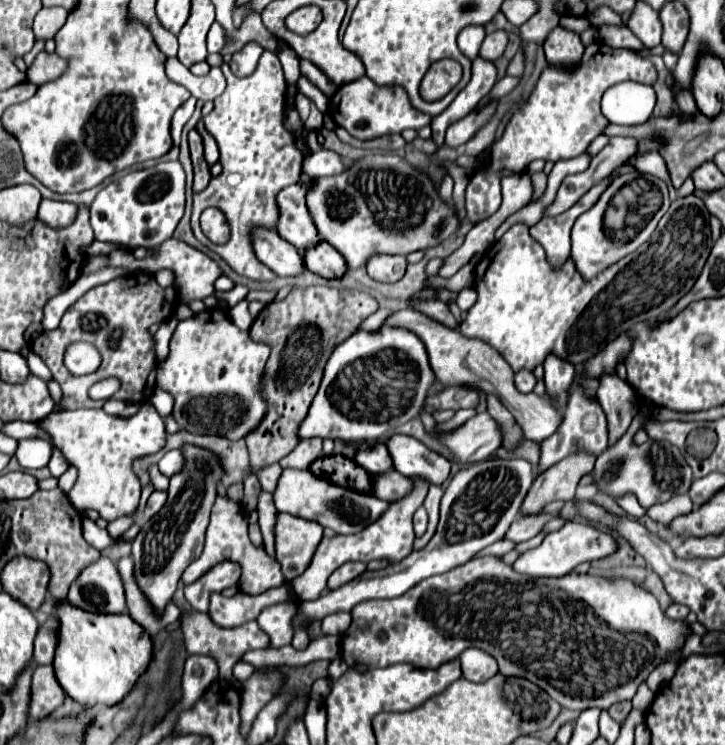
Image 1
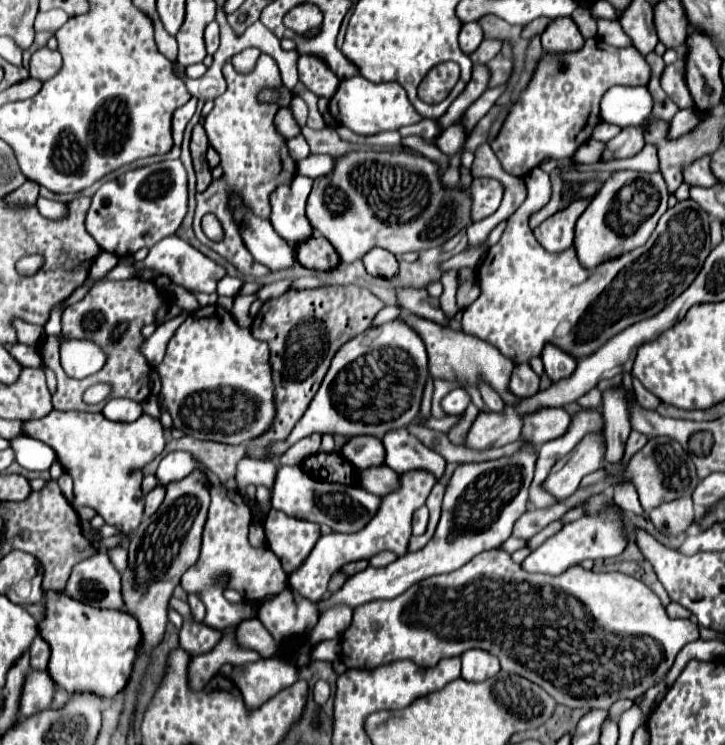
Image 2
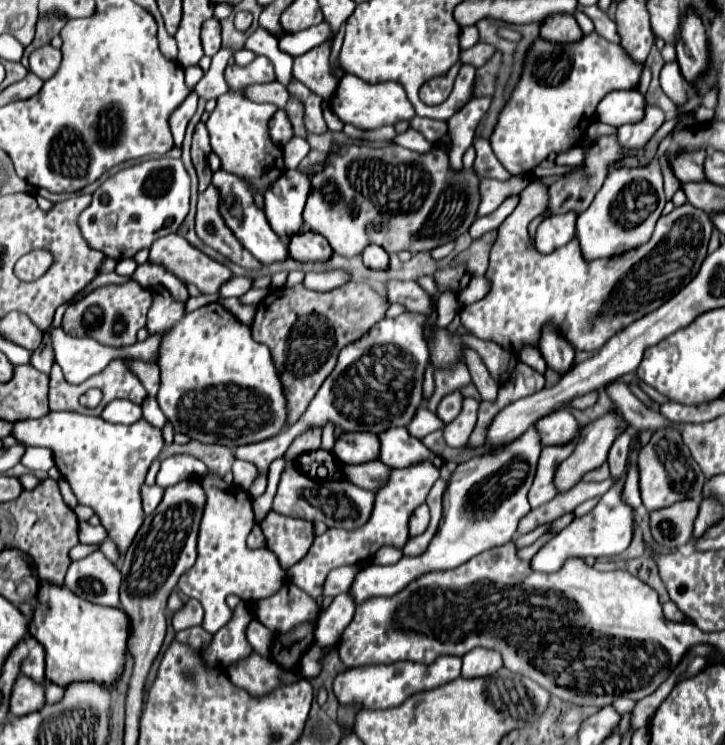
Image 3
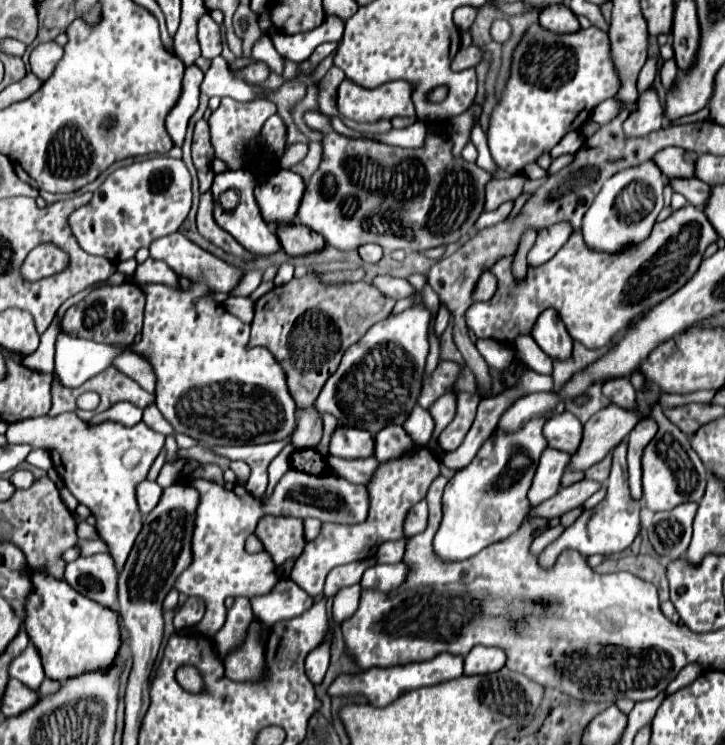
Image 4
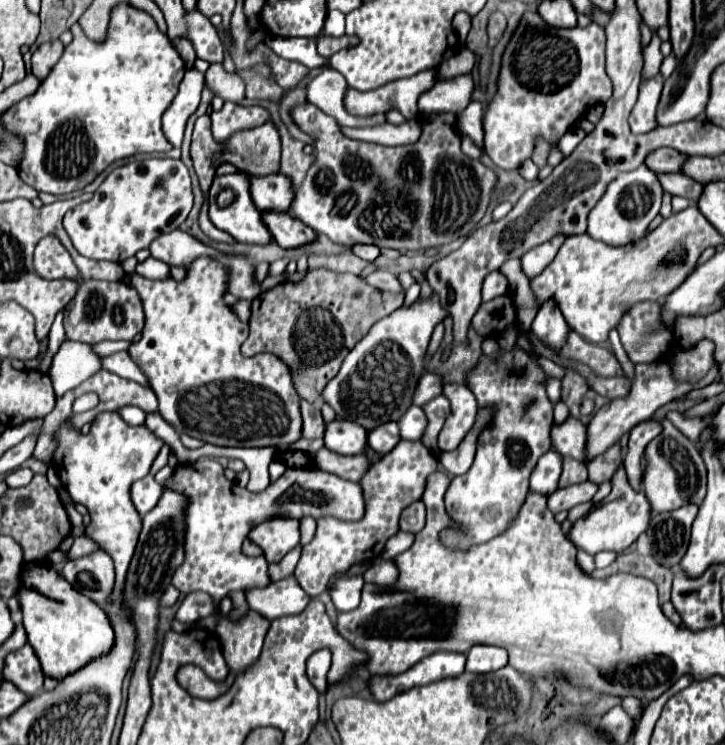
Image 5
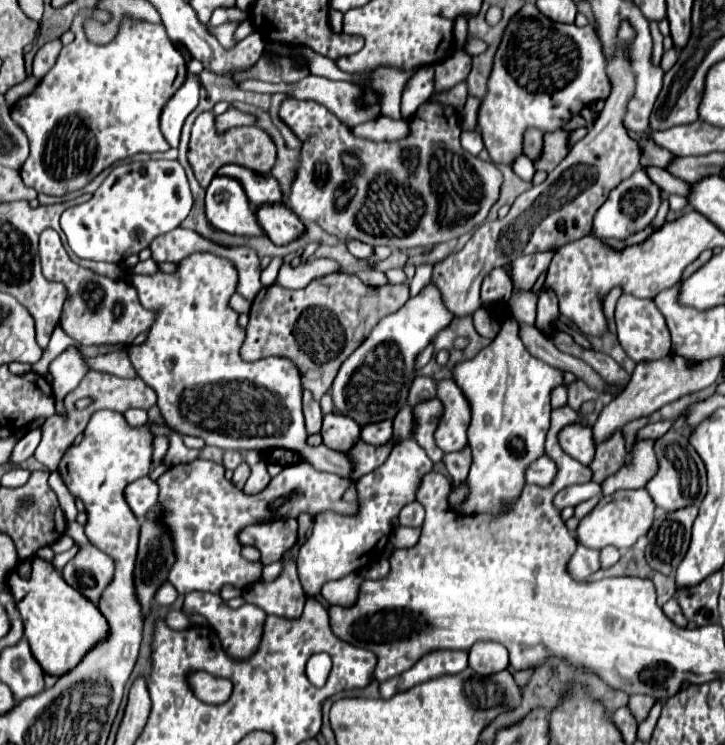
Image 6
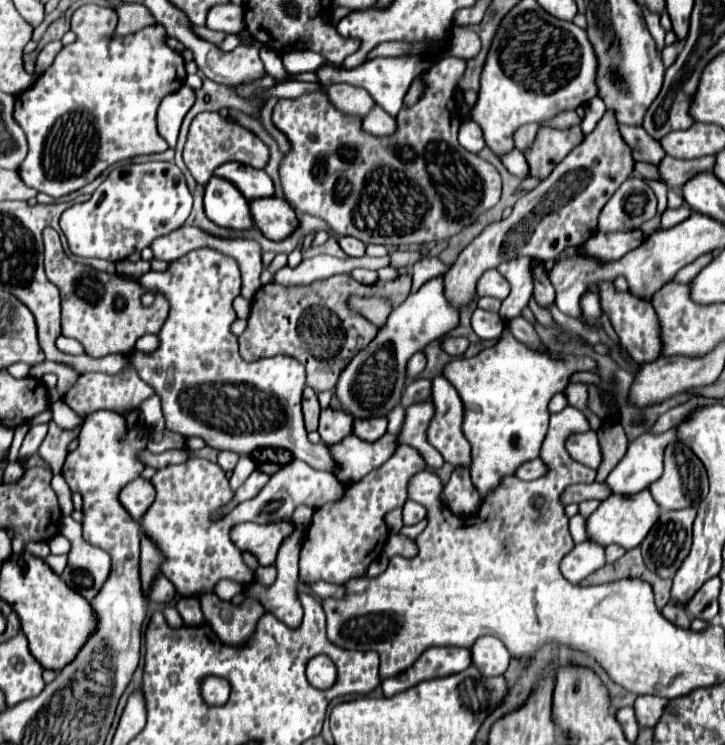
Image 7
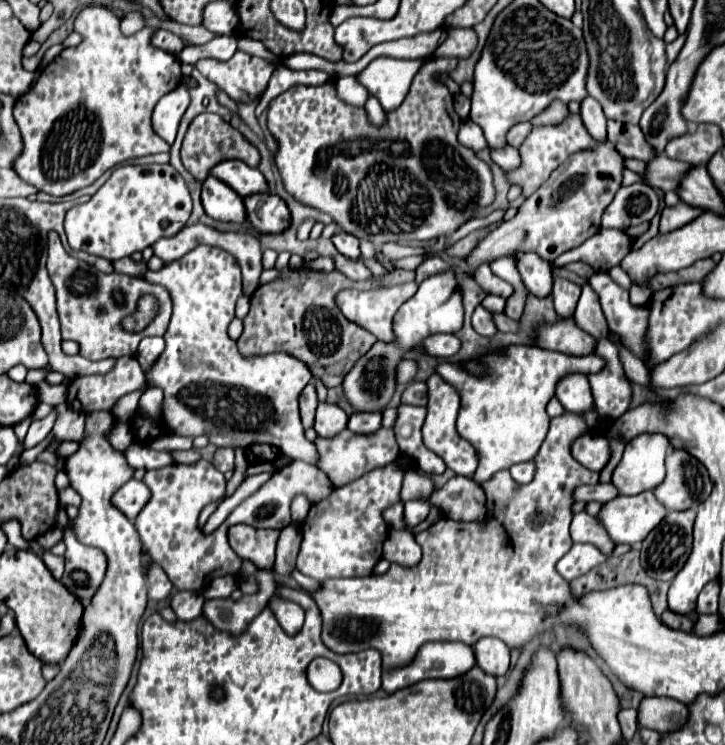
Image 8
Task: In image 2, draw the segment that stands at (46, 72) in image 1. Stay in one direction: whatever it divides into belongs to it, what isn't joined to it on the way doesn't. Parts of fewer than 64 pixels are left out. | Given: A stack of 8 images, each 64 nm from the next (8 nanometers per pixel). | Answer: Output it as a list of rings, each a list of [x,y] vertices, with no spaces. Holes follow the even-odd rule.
[[[42,48],[34,52],[30,60],[30,78],[36,78],[40,82],[46,82],[48,78],[56,76],[62,68],[62,60],[58,52],[52,52],[48,48]]]

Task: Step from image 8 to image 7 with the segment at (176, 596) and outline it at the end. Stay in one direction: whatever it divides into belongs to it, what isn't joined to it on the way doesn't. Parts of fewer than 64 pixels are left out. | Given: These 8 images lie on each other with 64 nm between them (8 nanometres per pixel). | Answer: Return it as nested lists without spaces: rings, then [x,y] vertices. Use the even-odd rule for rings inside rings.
[[[190,596],[190,598],[182,598],[178,604],[176,604],[180,616],[184,618],[184,624],[188,626],[196,626],[196,624],[204,624],[204,616],[202,616],[202,610],[200,610],[200,604],[196,600],[196,596]]]

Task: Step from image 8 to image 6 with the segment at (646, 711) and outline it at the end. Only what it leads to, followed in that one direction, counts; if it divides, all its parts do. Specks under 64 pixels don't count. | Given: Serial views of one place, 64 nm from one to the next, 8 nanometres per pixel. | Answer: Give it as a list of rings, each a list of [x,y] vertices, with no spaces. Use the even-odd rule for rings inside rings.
[[[630,696],[630,700],[628,700],[628,710],[632,712],[632,716],[634,716],[638,722],[642,722],[642,720],[648,716],[648,710],[652,708],[654,702],[656,702],[656,700],[650,698],[650,696]]]

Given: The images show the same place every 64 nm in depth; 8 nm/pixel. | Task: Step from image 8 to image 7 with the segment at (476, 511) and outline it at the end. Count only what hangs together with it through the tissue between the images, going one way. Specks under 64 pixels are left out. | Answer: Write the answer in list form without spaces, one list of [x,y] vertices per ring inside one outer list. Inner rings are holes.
[[[456,466],[452,470],[450,480],[444,486],[442,502],[456,514],[456,516],[470,516],[480,506],[480,496],[470,482],[470,472],[466,466]]]

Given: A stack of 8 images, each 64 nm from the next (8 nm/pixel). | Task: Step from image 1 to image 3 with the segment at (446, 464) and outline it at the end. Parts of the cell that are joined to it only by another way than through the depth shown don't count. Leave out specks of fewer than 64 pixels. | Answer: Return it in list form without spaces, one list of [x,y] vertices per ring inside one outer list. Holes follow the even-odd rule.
[[[388,428],[380,434],[380,460],[394,470],[408,468],[420,462],[430,462],[436,468],[444,464],[440,456],[436,456],[420,440],[410,436],[406,428]]]

